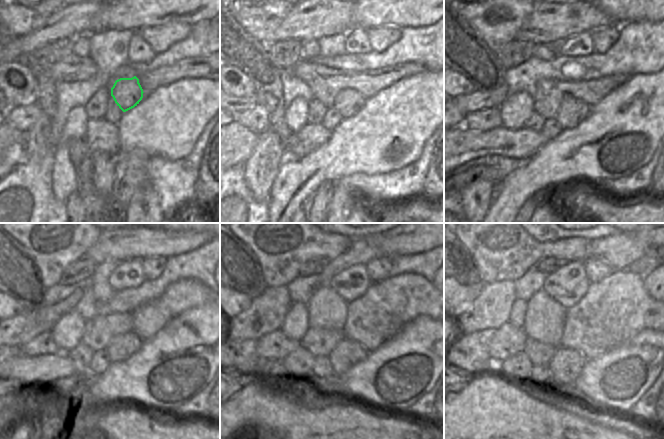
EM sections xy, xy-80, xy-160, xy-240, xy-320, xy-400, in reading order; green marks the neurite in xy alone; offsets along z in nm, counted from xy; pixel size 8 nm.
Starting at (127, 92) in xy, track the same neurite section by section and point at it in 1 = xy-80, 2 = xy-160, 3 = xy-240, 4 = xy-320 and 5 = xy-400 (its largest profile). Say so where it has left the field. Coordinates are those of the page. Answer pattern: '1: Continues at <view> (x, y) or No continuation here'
1: Continues at xy-80 (348, 102)
2: Continues at xy-160 (571, 112)
3: Continues at xy-240 (121, 347)
4: Continues at xy-320 (347, 353)
5: Continues at xy-400 (566, 365)

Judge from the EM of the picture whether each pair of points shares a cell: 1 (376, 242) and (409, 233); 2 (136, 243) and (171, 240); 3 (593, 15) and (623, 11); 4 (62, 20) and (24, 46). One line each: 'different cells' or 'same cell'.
1: same cell
2: same cell
3: different cells
4: same cell

